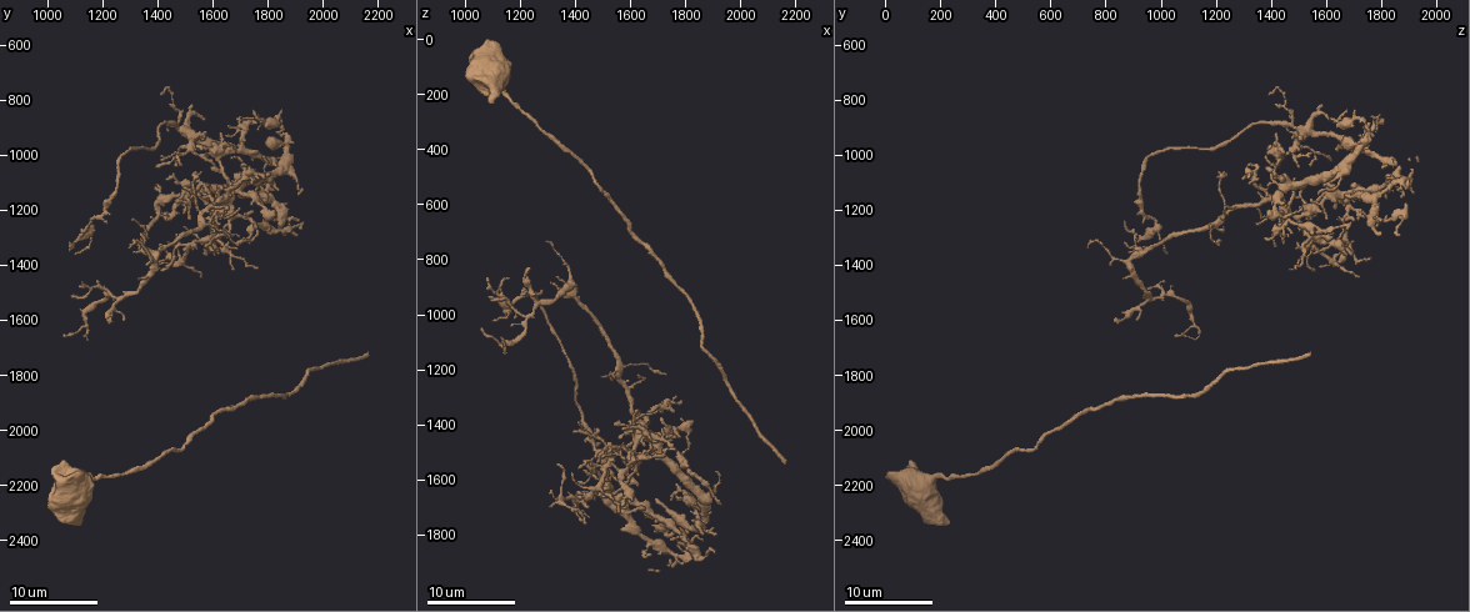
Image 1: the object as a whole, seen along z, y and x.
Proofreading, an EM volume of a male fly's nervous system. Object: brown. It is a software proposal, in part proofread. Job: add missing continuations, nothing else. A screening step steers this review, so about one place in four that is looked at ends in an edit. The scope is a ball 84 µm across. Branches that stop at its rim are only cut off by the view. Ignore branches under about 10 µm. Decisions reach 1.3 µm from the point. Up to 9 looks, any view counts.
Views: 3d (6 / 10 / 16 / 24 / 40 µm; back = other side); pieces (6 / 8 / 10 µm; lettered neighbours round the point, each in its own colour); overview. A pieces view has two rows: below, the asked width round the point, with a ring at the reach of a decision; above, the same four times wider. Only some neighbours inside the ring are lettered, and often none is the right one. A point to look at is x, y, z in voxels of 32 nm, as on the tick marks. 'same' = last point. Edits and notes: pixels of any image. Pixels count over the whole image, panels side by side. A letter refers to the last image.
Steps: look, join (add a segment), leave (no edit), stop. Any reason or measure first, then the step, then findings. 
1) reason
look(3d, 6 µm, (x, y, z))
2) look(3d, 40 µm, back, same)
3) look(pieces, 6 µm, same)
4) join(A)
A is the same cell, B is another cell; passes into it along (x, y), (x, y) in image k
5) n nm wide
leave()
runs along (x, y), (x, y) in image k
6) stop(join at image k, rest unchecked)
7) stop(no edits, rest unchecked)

branch stops here
look(pieces, 8 µm, (1410, 1040, 1420))

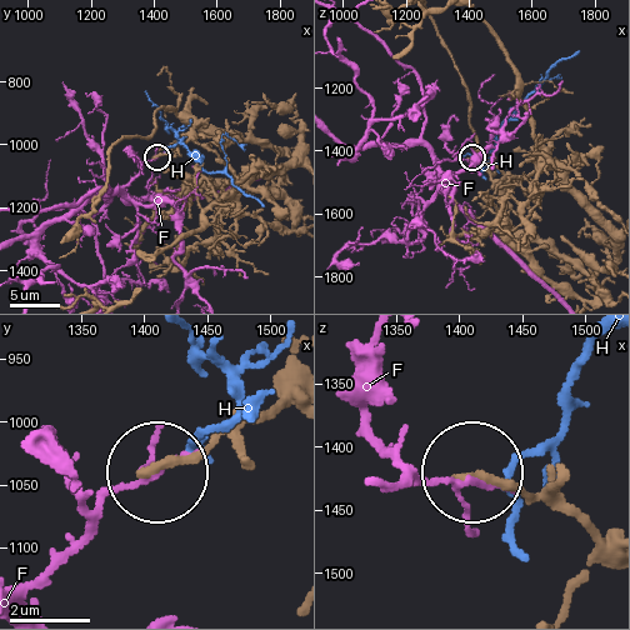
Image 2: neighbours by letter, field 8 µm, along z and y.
leave()
F and H are other cells; runs along (600, 533), (473, 475) in image 2; none of them fits

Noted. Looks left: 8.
free end
look(3d, 10 µm, (1450, 1090, 1570))

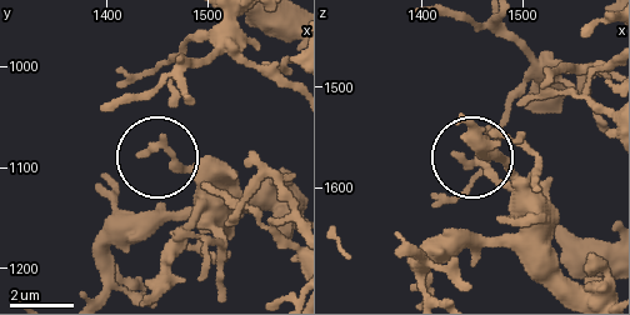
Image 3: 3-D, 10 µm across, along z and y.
look(pieces, 8 µm, (1438, 1088, 1570))

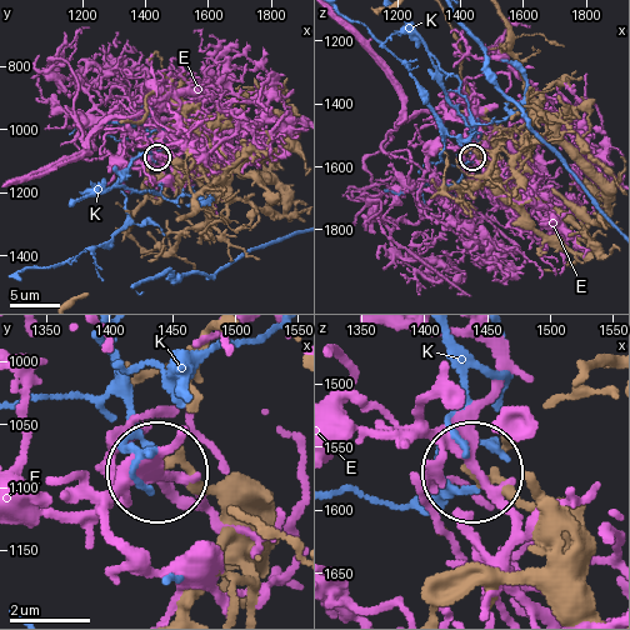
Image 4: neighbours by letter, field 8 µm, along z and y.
leave()
E and K are other cells; none of them fits

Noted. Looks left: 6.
branch stops here
look(pieces, 8 µm, (1560, 1350, 1680))

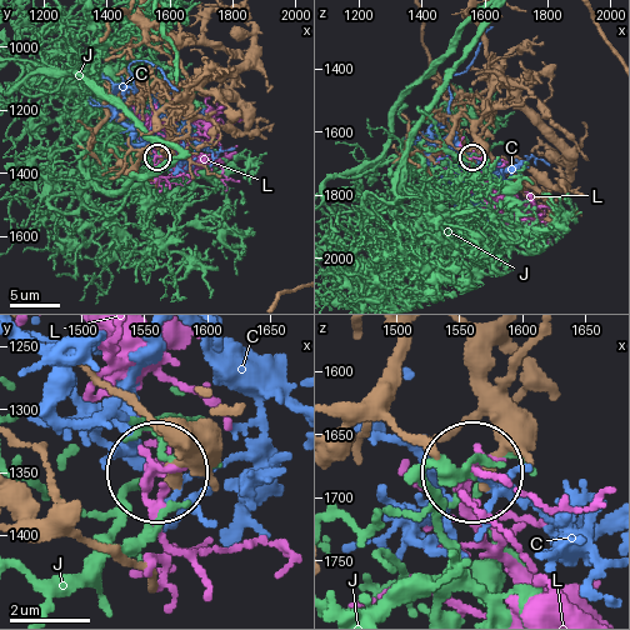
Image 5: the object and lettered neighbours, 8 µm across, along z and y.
leave()
C, J and L are other cells; no lettered segment goes on from it

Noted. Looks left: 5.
an open end
look(pieces, 6 µm, (1630, 1200, 1580))

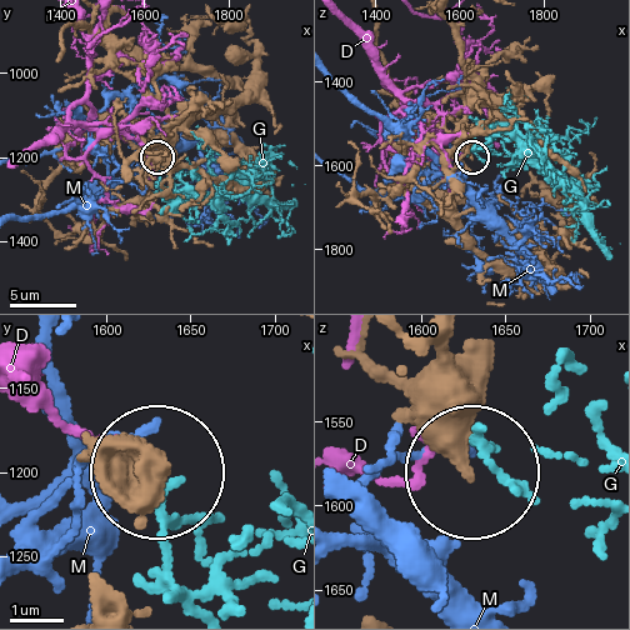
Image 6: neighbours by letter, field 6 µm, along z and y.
leave()
D, G and M are other cells; none of them fits

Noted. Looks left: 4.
stop(no edits, rest unchecked)

